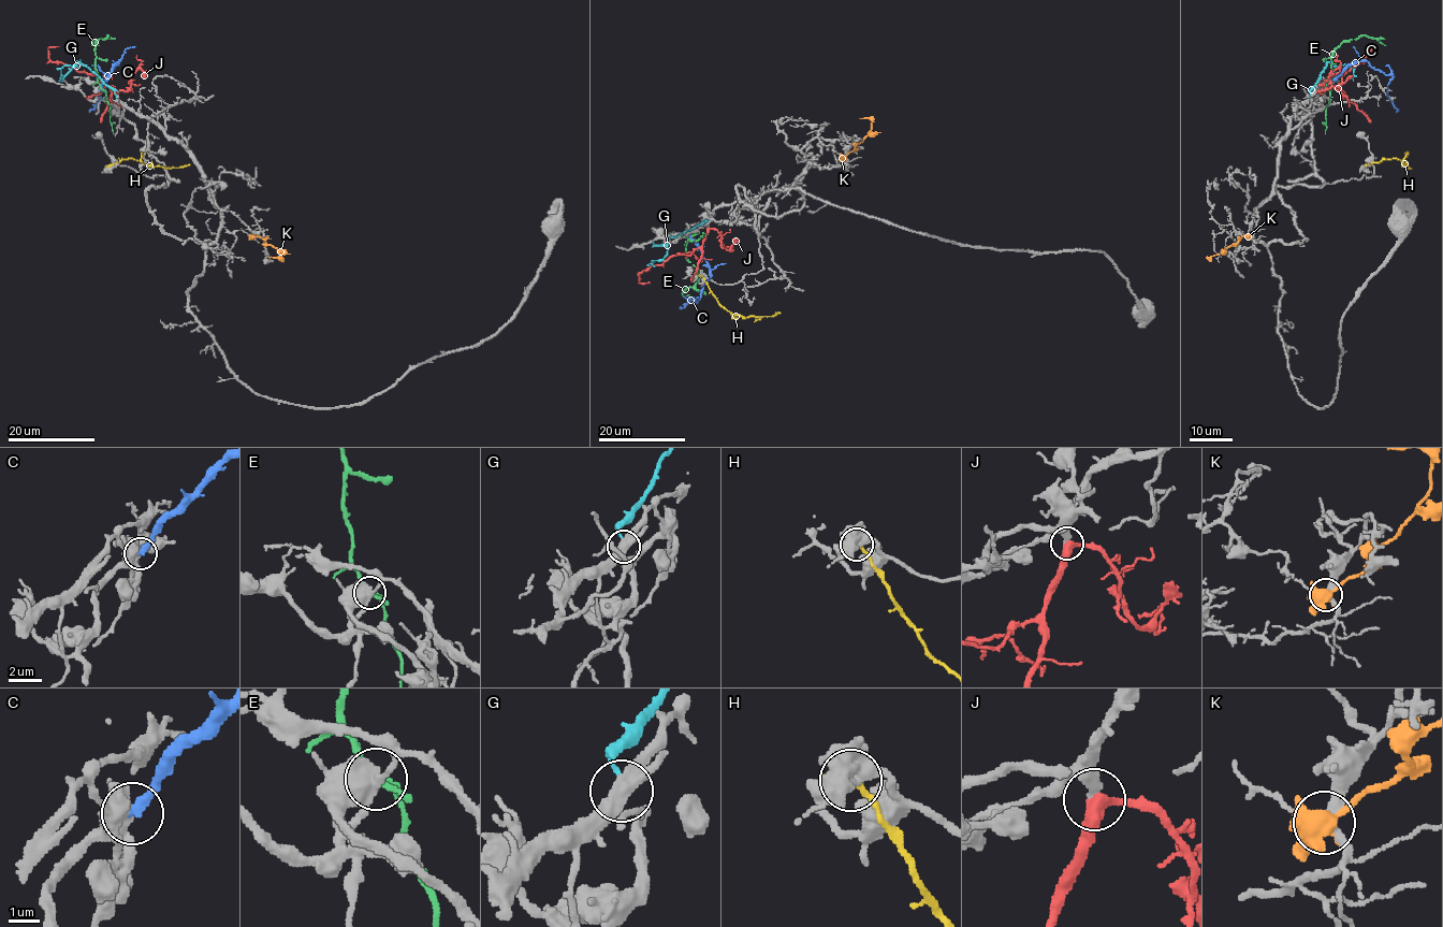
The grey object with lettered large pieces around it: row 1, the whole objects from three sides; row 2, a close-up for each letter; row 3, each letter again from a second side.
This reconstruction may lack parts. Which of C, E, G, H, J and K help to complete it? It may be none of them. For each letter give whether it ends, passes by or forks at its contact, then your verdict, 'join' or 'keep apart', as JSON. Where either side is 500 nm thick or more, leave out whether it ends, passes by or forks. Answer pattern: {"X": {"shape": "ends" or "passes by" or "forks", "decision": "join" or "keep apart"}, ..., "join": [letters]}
{"C": {"decision": "keep apart"}, "E": {"shape": "passes by", "decision": "keep apart"}, "G": {"shape": "ends", "decision": "keep apart"}, "H": {"shape": "ends", "decision": "keep apart"}, "J": {"shape": "passes by", "decision": "join"}, "K": {"shape": "forks", "decision": "keep apart"}, "join": ["J"]}

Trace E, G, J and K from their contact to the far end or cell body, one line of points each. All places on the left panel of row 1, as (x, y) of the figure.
E: (102, 89), (98, 82), (95, 45), (107, 35), (91, 44), (99, 45)
G: (116, 96), (98, 75), (79, 62), (77, 66), (64, 66), (61, 69), (63, 75)
J: (117, 91), (101, 83), (96, 75), (53, 62), (47, 48), (59, 46)
K: (253, 235), (274, 246), (281, 256), (270, 258)

